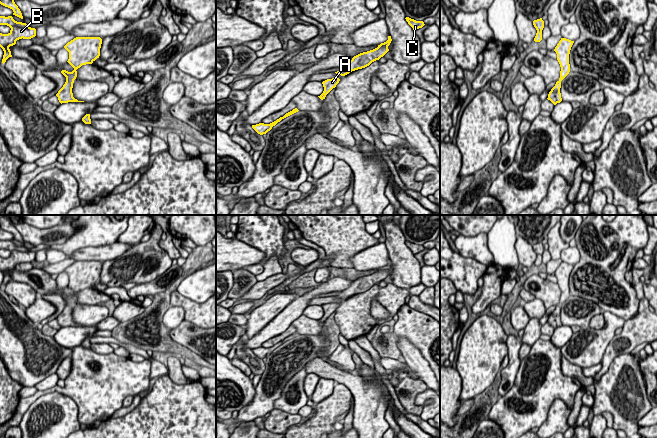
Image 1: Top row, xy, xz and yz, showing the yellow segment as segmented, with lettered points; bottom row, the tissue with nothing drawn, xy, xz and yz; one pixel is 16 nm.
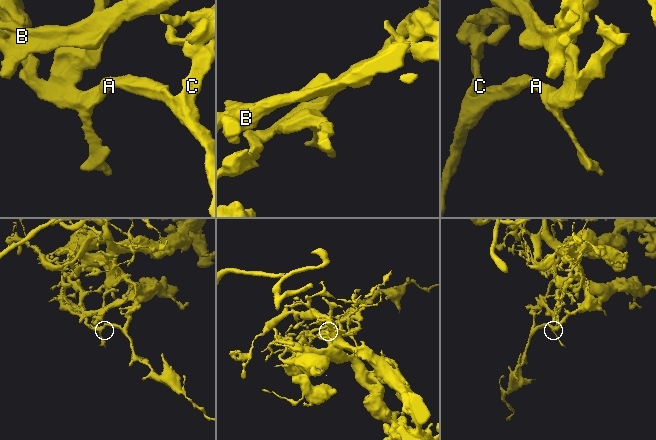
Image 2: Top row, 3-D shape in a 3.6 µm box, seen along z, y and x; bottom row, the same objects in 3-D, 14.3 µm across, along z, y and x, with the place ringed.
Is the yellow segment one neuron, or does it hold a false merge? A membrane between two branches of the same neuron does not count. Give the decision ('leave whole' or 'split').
split

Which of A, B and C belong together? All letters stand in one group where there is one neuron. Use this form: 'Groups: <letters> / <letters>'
Groups: A C / B

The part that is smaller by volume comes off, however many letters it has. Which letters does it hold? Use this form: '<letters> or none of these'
A, C

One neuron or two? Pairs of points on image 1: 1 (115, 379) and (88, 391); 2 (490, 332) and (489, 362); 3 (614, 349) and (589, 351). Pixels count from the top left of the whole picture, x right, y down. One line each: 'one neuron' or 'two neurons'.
1: one neuron
2: one neuron
3: two neurons

